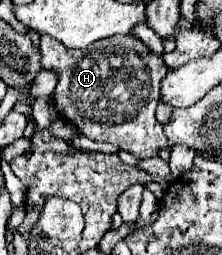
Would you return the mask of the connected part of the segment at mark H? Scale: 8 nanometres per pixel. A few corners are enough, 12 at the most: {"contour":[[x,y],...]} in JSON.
{"contour":[[44,34],[54,106],[138,160],[168,146],[168,68],[140,40],[70,50]]}

